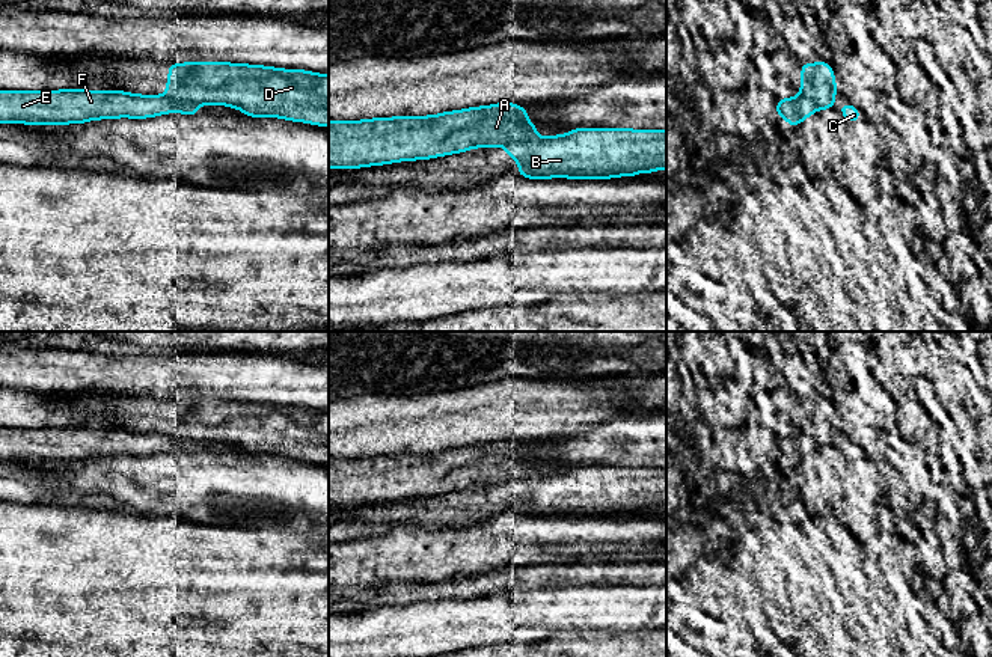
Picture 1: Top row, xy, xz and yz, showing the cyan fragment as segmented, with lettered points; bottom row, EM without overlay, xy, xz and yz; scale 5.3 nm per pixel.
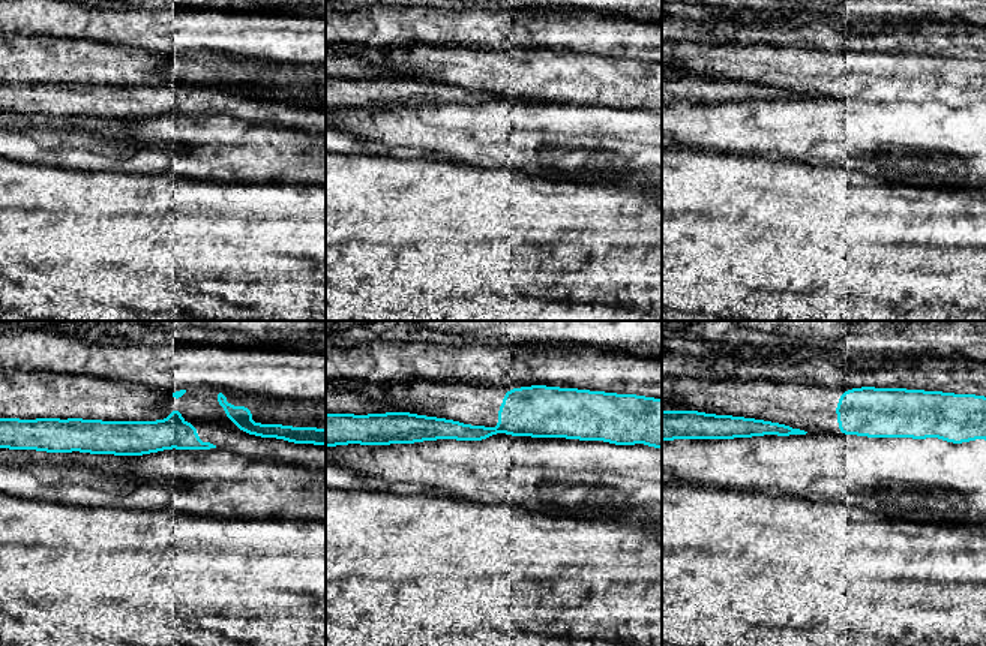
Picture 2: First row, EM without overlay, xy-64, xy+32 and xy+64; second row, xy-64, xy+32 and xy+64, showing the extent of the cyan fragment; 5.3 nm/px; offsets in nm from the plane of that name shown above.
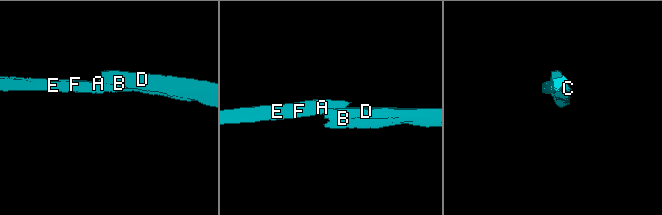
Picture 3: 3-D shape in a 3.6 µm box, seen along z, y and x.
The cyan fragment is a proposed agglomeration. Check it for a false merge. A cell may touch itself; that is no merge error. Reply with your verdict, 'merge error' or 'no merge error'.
merge error

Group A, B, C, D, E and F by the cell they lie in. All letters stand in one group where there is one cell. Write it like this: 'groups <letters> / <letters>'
groups A E F / B C D

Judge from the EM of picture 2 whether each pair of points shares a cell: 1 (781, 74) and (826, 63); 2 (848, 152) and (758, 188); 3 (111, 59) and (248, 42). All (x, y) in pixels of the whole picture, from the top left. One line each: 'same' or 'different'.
1: same
2: different
3: different

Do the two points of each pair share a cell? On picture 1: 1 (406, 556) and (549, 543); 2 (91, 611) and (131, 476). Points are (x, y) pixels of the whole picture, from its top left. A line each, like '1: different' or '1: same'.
1: same
2: different

